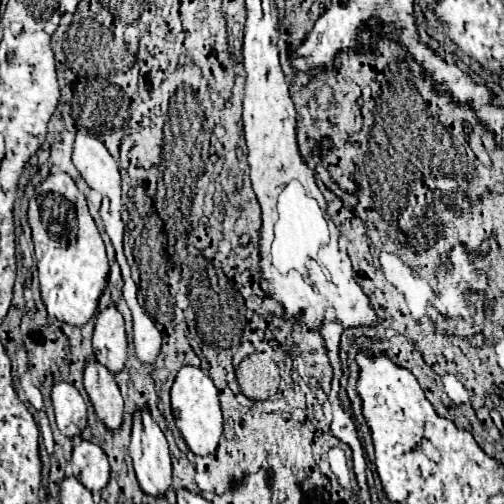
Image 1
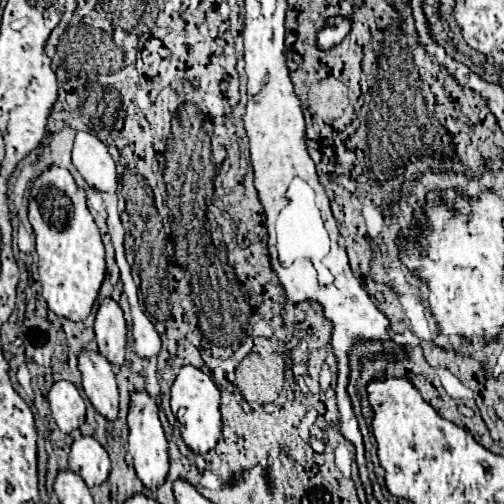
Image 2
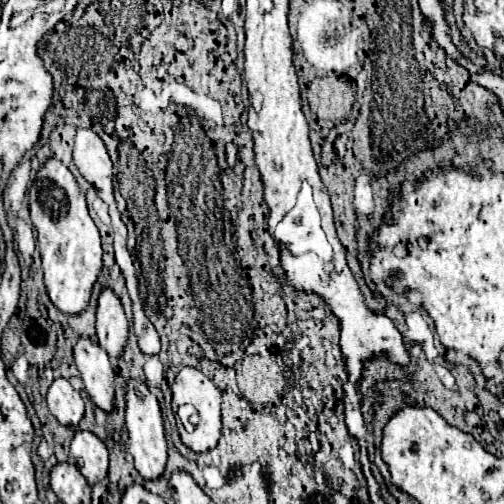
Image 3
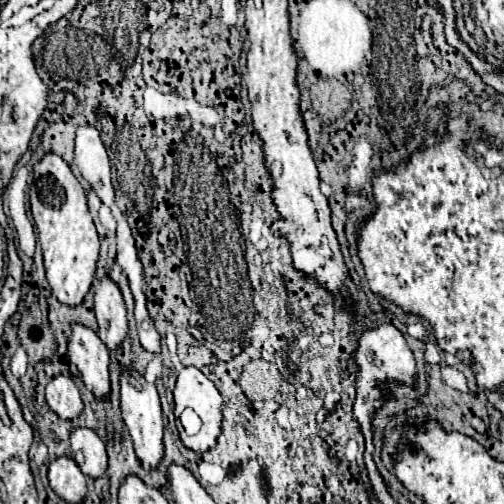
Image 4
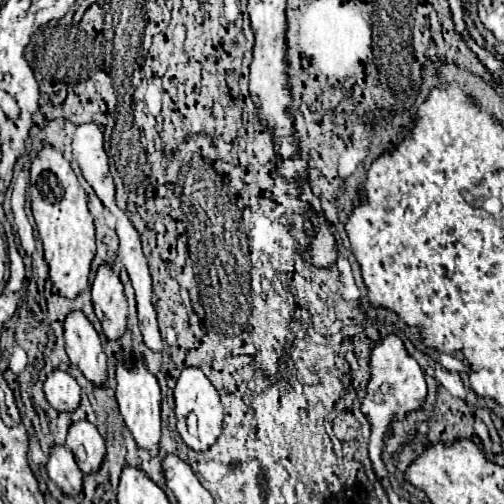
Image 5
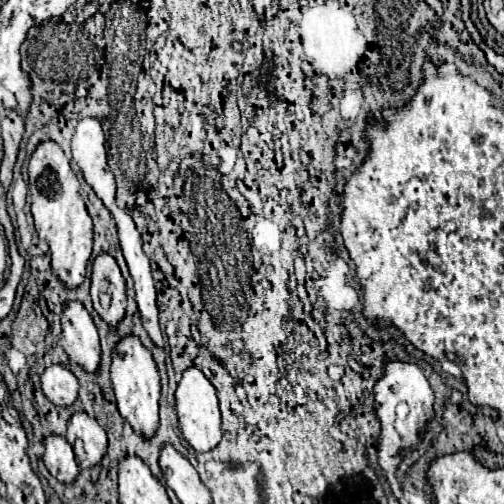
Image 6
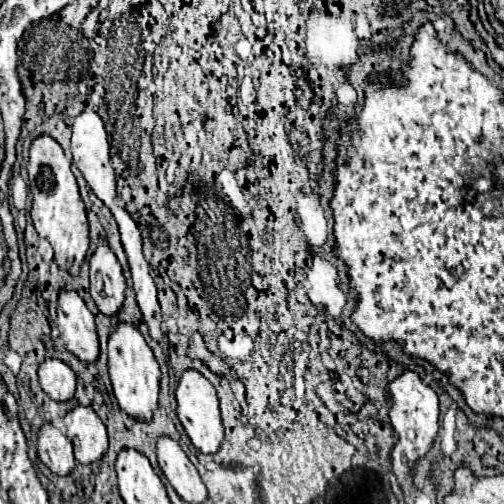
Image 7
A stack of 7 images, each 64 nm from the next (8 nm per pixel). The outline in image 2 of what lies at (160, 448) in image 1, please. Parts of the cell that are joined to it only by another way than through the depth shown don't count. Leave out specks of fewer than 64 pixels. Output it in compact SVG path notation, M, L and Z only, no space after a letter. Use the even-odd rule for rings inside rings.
M136 390L130 396L128 428L130 428L128 452L134 458L134 468L138 472L138 478L144 482L146 488L160 486L168 474L168 442L166 442L164 428L162 428L160 418L158 418L158 406L156 406L154 398L144 390Z

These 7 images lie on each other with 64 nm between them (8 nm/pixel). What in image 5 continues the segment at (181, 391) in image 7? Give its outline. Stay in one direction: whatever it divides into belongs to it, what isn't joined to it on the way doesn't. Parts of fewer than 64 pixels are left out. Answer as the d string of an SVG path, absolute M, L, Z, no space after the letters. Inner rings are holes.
M184 368L176 382L174 398L176 398L178 432L184 440L184 444L196 452L208 450L210 446L214 446L222 434L222 404L220 404L220 396L218 396L216 388L204 376L204 372L200 368Z

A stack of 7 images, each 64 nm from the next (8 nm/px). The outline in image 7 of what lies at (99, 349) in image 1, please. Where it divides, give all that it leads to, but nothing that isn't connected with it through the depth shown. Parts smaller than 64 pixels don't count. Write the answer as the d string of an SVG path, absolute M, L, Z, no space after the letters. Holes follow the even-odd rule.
M100 236L96 252L90 256L90 294L102 314L116 314L124 302L126 280L114 250Z

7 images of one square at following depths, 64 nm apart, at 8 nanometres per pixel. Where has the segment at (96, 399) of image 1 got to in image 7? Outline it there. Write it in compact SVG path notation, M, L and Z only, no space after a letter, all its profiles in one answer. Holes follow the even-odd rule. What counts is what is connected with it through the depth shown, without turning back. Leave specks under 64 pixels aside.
M70 288L58 290L58 318L56 326L66 348L80 360L94 362L98 358L98 336L94 316L84 300Z

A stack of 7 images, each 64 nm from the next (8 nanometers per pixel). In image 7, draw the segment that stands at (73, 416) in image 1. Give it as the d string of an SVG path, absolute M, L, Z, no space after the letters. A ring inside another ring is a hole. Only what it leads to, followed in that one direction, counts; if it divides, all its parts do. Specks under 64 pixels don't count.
M46 358L38 368L38 378L42 390L58 402L72 398L76 390L76 376L72 368L58 358Z

